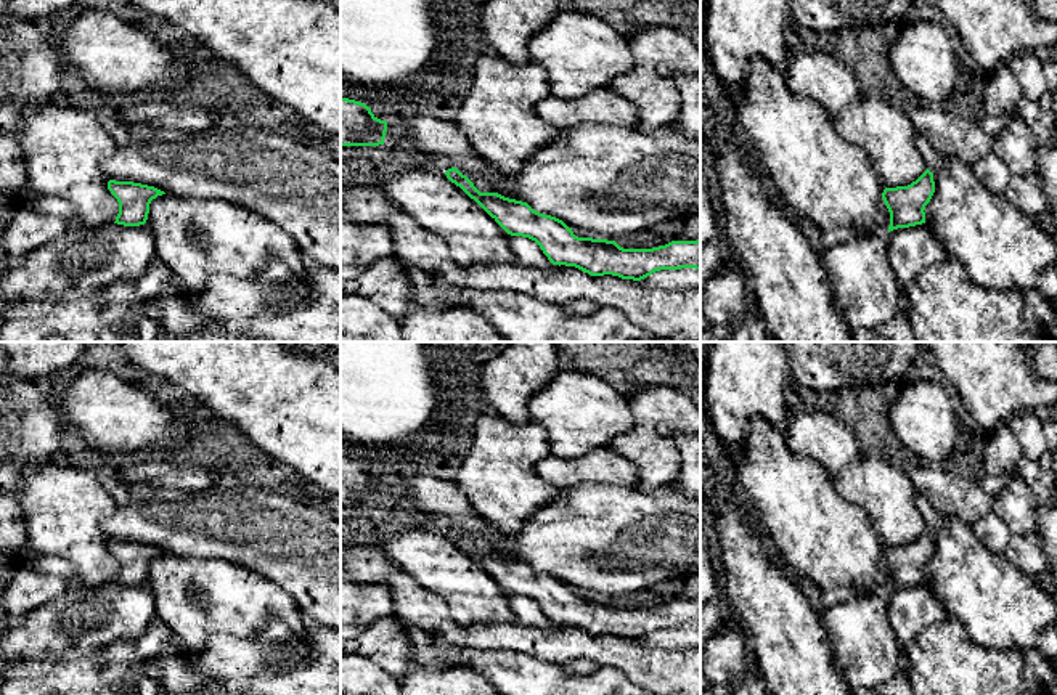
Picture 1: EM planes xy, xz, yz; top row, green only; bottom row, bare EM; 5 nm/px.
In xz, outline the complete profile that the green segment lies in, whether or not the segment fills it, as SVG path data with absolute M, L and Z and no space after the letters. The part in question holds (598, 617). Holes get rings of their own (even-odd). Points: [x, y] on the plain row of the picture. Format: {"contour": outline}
{"contour": "M458 528L445 531L447 538L474 559L508 594L535 600L553 624L575 626L591 636L612 634L622 639L641 640L660 629L700 629L700 599L671 600L652 608L623 608L615 600L578 597L562 579L533 570L527 562L504 557L498 552L480 552Z"}

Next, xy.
{"contour": "M108 541L108 549L119 562L119 573L116 576L117 584L140 586L145 584L149 573L149 563L164 551L133 541Z"}

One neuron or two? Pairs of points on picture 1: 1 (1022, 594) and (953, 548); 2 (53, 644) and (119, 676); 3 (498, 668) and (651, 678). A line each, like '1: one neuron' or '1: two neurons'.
1: one neuron
2: two neurons
3: two neurons

